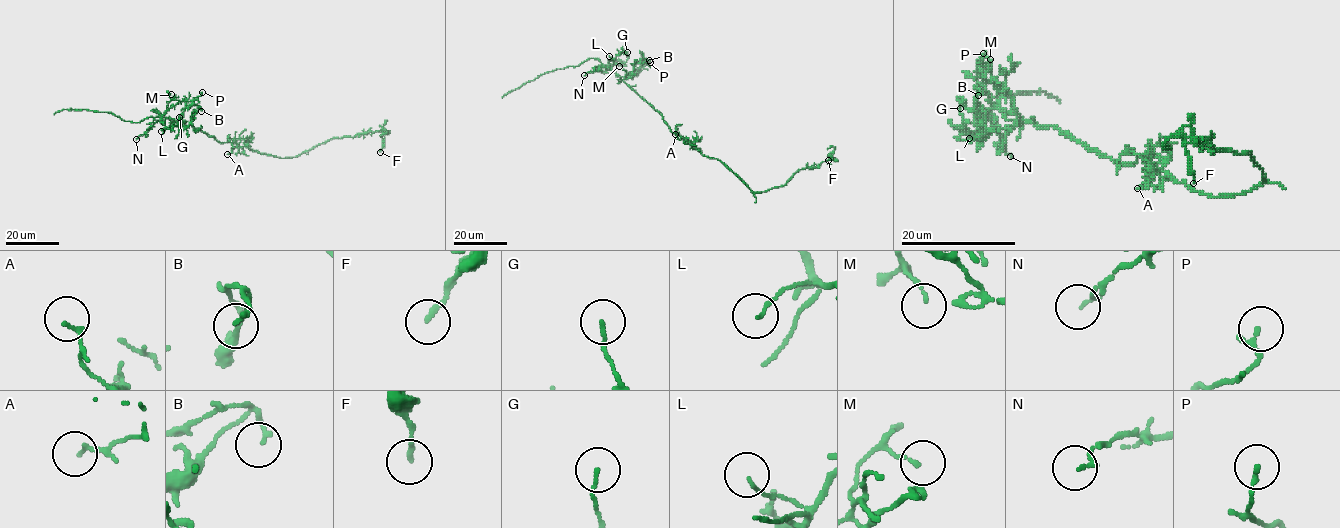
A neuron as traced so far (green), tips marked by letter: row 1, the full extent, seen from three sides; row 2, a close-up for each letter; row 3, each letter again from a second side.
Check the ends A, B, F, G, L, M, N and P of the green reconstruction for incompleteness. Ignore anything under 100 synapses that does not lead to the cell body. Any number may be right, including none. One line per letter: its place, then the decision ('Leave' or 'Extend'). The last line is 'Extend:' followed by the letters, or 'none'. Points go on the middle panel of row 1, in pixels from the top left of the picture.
A: Place: (675, 134). Leave
B: Place: (649, 60). Leave
F: Place: (828, 160). Leave
G: Place: (627, 52). Leave
L: Place: (609, 56). Leave
M: Place: (619, 66). Leave
N: Place: (584, 75). Leave
P: Place: (650, 62). Leave
Extend: none

